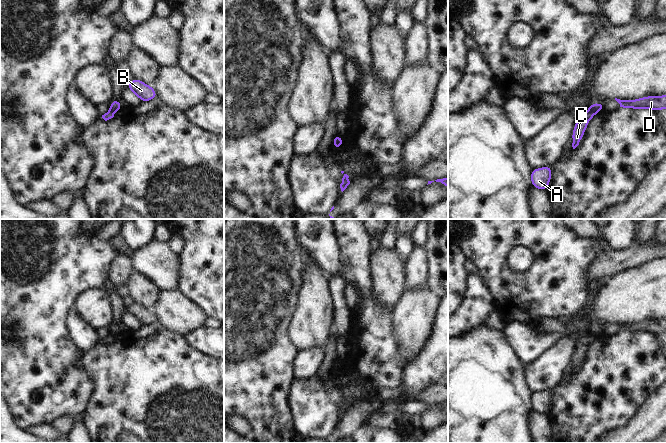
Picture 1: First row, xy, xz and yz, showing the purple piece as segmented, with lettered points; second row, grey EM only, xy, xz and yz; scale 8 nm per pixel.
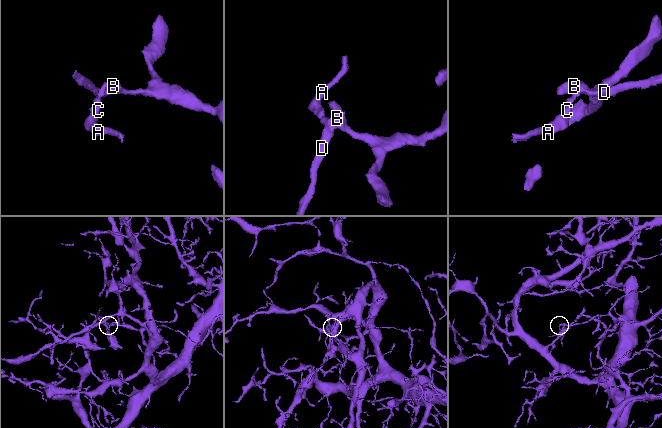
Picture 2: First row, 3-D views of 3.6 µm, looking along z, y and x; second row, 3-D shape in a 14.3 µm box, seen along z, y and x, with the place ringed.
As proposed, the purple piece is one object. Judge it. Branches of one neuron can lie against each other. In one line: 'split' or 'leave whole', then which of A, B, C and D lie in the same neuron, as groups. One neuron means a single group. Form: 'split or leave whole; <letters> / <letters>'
split; A C / B D

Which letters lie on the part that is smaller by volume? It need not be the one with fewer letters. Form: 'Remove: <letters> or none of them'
Remove: A, C

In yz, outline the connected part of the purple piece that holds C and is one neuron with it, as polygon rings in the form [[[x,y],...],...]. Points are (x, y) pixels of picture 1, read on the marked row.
[[[588,110],[582,114],[579,114],[576,117],[576,125],[572,131],[572,141],[573,141],[572,147],[573,147],[573,149],[575,149],[579,145],[579,143],[586,131],[589,120],[591,118],[594,118],[595,114],[596,114],[595,112]]]

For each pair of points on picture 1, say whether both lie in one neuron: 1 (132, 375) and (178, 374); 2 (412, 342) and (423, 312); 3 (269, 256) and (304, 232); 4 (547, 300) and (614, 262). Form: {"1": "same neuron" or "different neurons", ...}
{"1": "same neuron", "2": "same neuron", "3": "different neurons", "4": "different neurons"}

